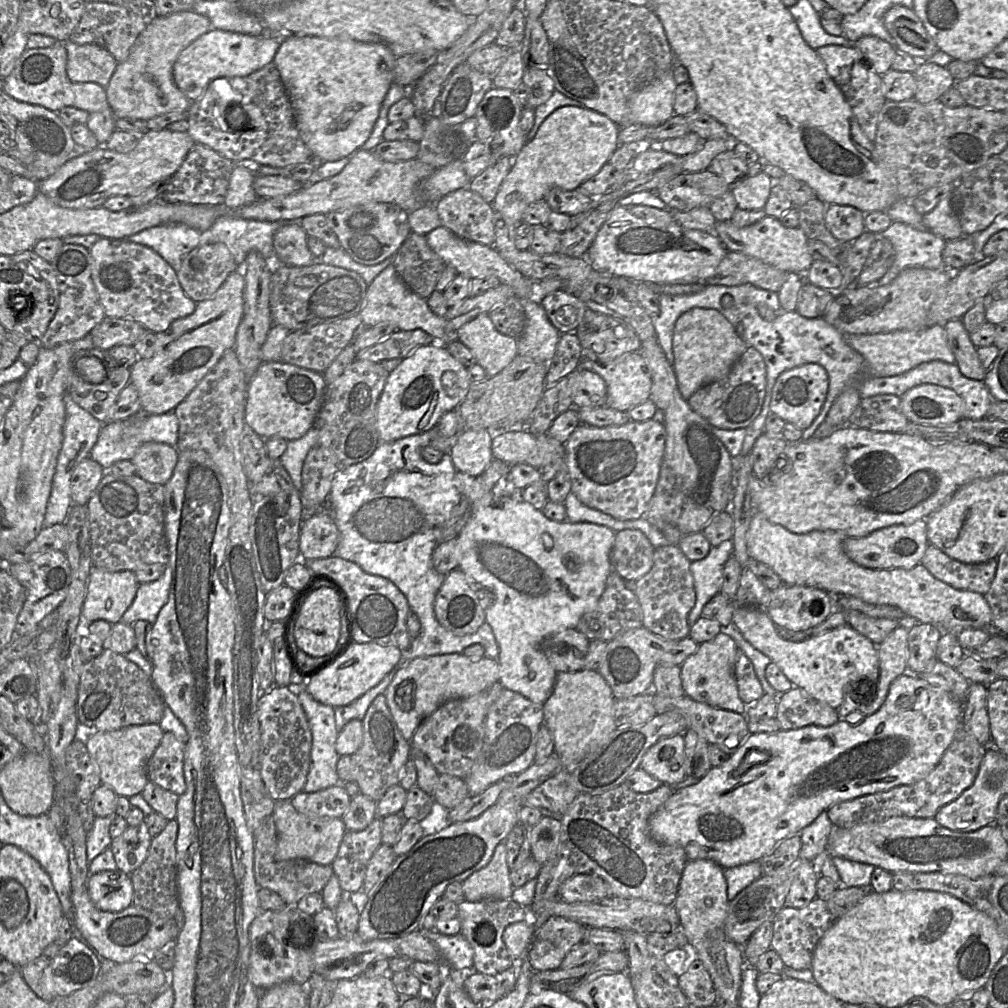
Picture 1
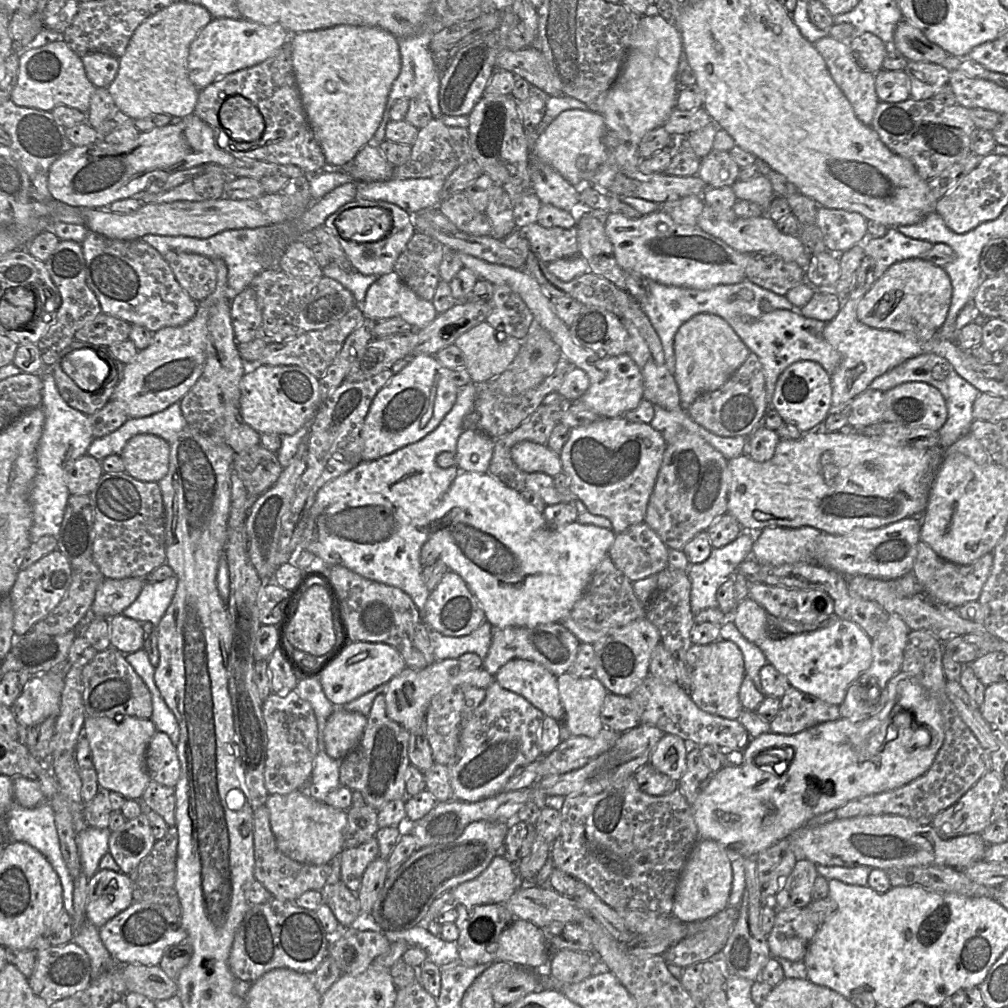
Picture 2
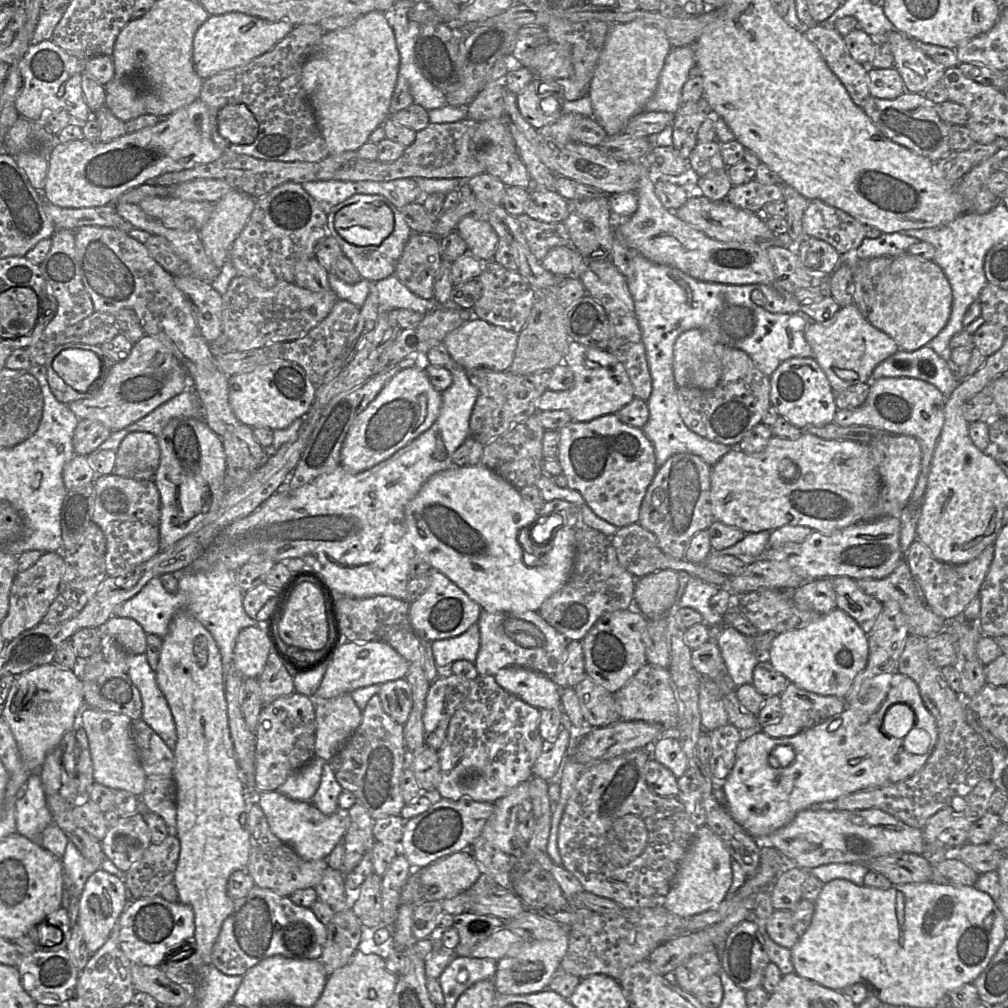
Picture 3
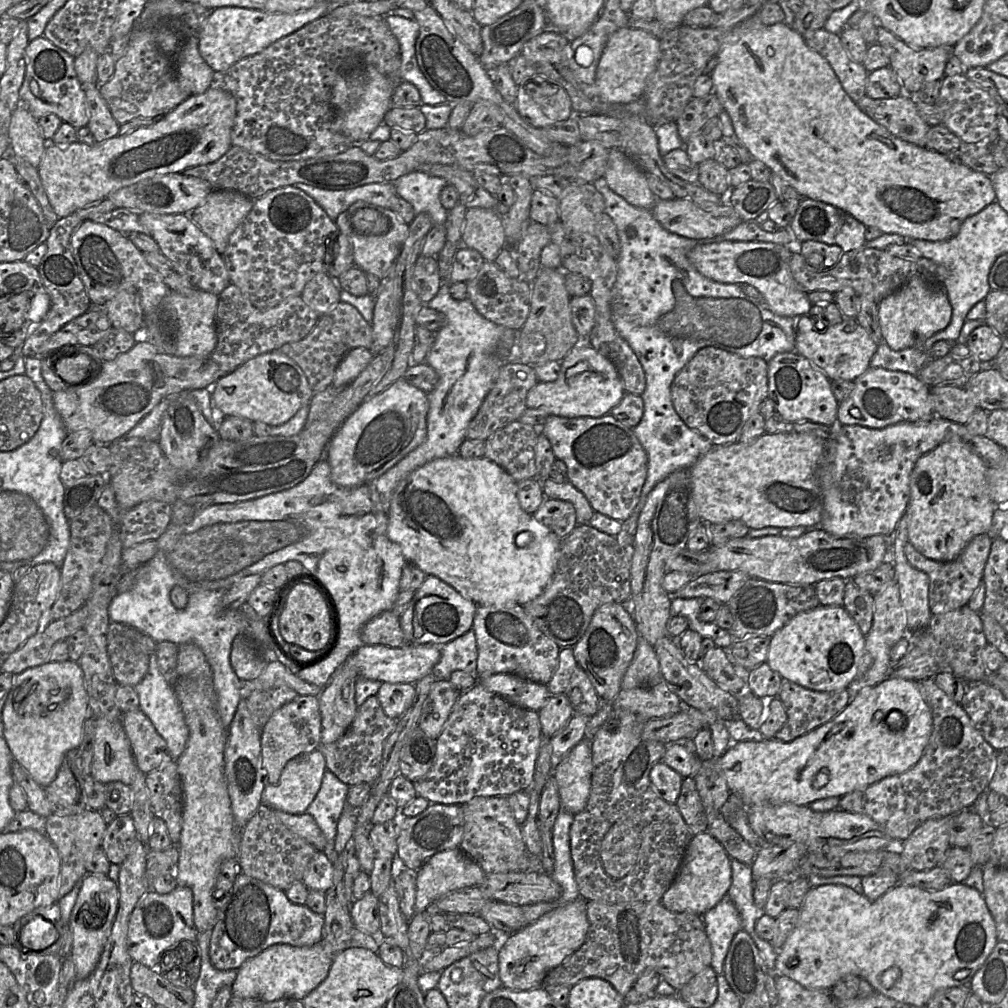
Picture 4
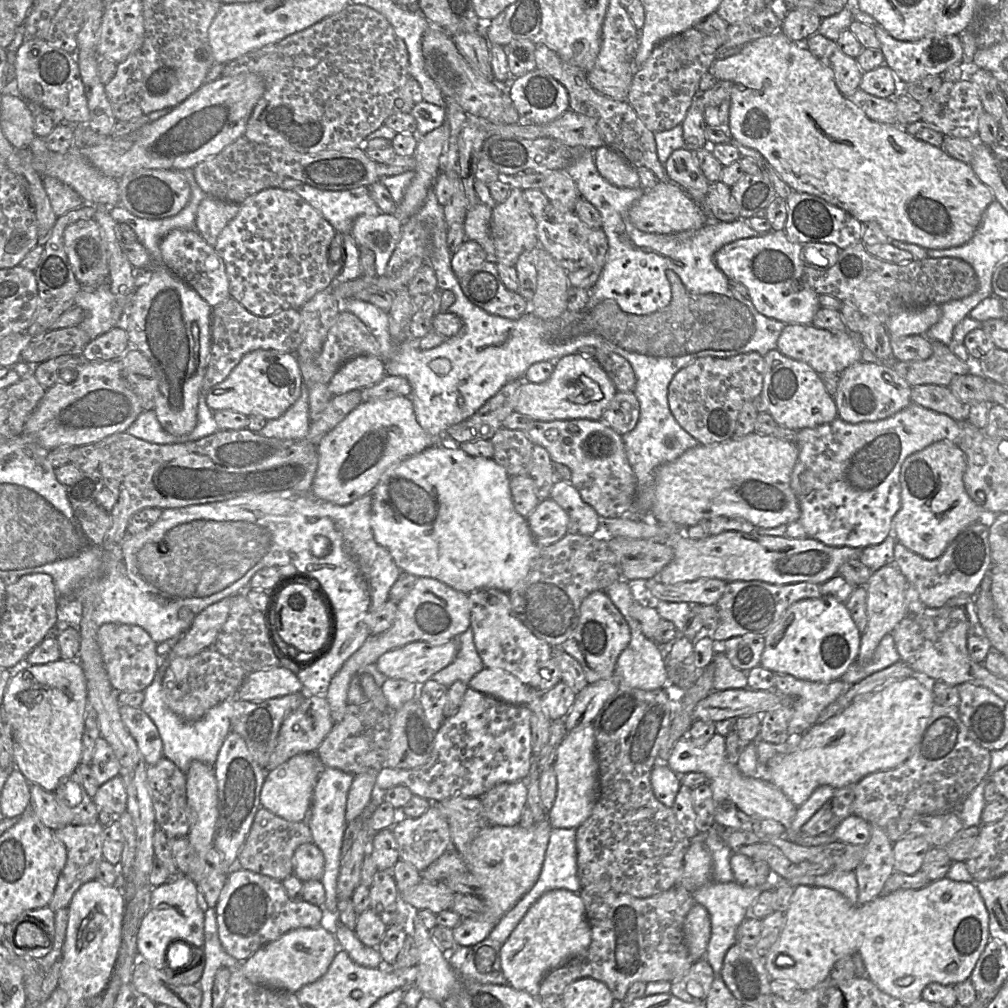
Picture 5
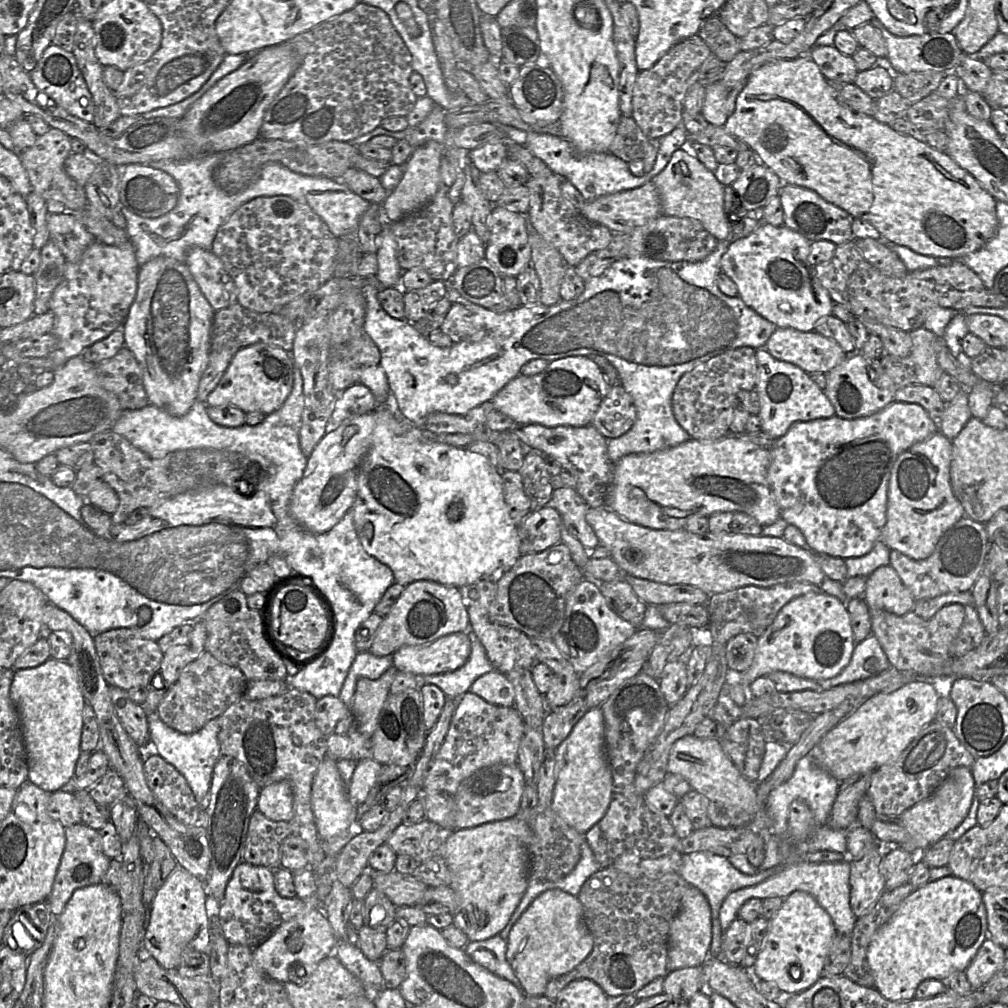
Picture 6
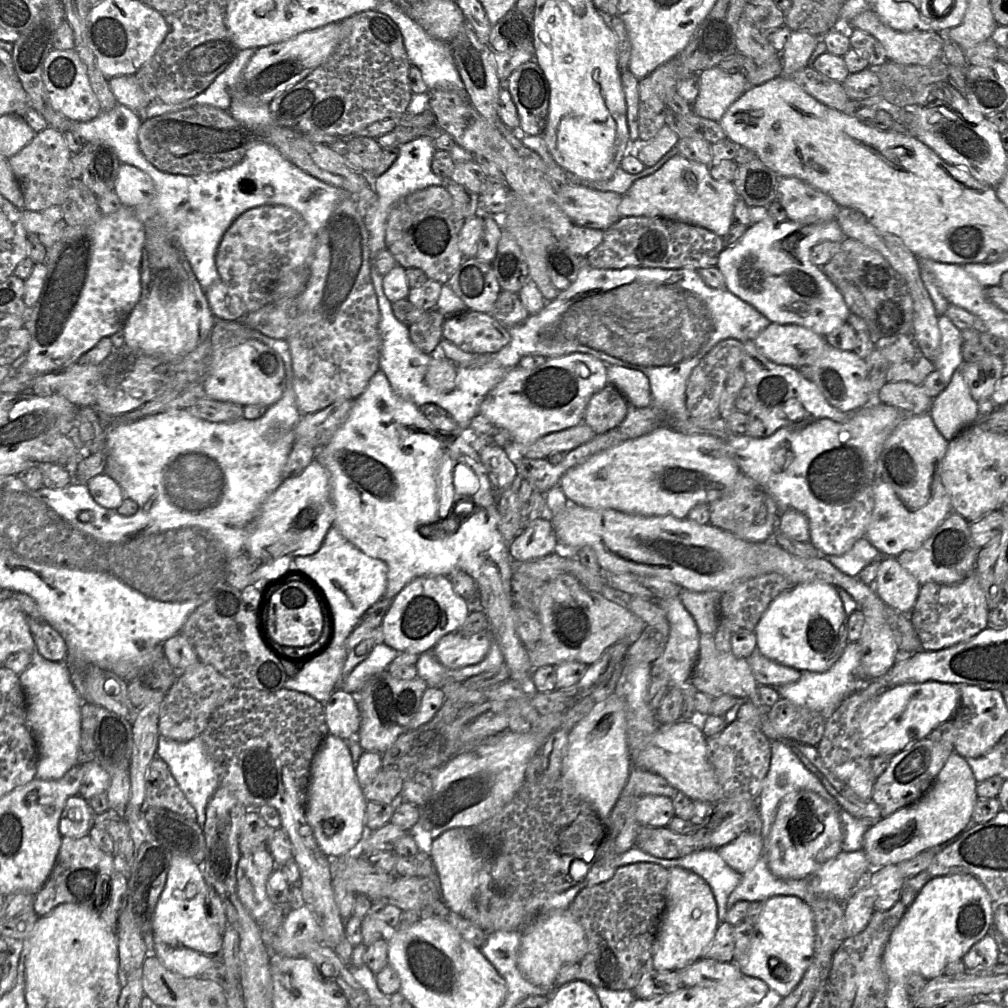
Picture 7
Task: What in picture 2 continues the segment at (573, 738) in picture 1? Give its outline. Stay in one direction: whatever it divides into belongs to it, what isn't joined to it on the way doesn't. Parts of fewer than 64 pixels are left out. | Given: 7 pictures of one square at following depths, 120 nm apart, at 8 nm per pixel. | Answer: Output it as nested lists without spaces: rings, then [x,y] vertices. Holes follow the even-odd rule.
[[[569,673],[558,676],[557,684],[565,711],[565,737],[596,737],[604,729],[601,709],[607,689],[595,676],[577,678]]]

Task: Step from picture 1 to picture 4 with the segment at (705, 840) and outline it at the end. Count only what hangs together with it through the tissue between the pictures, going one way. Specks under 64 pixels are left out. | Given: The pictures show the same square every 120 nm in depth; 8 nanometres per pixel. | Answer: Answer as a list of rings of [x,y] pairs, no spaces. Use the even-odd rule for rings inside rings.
[[[888,677],[869,691],[863,690],[856,694],[837,716],[812,731],[790,742],[774,738],[759,742],[732,742],[720,757],[703,761],[701,771],[706,772],[707,780],[708,772],[723,774],[730,793],[739,796],[746,808],[762,802],[808,806],[819,799],[841,798],[885,777],[906,772],[921,758],[931,733],[931,711],[919,691],[917,681]],[[892,710],[899,710],[905,715],[906,724],[903,729],[891,730],[886,724],[886,716]]]

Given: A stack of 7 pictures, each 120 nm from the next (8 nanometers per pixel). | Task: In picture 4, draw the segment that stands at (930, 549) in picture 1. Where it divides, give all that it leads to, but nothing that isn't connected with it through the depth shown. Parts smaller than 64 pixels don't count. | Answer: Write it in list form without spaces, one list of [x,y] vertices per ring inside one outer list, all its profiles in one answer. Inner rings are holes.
[[[981,533],[973,537],[954,560],[939,562],[922,555],[909,541],[905,544],[904,552],[909,564],[929,578],[928,600],[931,614],[946,613],[968,603],[982,580],[991,545],[989,533]]]

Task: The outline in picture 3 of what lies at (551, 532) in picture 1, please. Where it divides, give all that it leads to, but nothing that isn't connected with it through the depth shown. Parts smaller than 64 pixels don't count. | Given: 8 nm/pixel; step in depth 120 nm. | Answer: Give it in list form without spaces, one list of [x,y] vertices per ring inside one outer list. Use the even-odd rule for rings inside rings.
[[[483,464],[455,467],[431,476],[407,505],[405,519],[409,542],[416,554],[489,613],[537,612],[547,598],[565,585],[572,571],[576,527],[558,528],[546,544],[534,543],[528,556],[518,541],[518,534],[523,528],[536,528],[539,513],[523,499],[519,489]],[[509,666],[494,675],[498,685],[538,709],[561,708],[562,690],[552,678],[535,671]]]

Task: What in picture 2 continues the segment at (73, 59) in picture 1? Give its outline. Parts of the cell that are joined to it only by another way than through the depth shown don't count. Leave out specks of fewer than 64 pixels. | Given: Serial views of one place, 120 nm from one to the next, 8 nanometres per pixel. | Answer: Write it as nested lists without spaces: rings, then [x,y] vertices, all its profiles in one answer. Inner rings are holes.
[[[92,52],[81,56],[87,78],[95,87],[108,87],[115,79],[119,69],[119,58]]]

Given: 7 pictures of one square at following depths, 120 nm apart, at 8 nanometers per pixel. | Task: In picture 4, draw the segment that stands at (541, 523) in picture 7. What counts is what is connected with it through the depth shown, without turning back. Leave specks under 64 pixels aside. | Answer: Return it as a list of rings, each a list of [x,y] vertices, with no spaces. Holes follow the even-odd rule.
[[[545,498],[533,517],[560,539],[564,539],[578,525],[575,508],[568,501]]]

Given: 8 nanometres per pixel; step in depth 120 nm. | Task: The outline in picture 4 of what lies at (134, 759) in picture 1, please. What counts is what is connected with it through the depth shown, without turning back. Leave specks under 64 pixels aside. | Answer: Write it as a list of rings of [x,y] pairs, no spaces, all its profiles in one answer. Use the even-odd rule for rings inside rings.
[[[95,718],[93,760],[90,775],[103,784],[120,781],[130,786],[138,770],[122,720],[110,722],[105,719]]]

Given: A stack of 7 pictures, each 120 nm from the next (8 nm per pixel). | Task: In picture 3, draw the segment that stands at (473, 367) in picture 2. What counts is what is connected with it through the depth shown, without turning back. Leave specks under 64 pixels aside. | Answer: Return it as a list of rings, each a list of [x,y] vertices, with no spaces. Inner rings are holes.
[[[472,317],[450,332],[443,342],[453,361],[465,370],[488,368],[504,372],[509,370],[512,365],[518,341],[519,334]]]

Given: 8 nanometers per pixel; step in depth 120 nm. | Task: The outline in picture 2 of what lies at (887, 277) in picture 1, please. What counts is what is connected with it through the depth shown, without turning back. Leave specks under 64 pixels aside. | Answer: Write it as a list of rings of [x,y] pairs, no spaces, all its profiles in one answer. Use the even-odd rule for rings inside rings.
[[[889,227],[882,237],[869,236],[863,243],[864,253],[875,261],[874,278],[877,280],[894,263],[910,258],[925,259],[926,253],[933,247],[933,243],[927,240],[915,239],[901,233],[895,227]]]

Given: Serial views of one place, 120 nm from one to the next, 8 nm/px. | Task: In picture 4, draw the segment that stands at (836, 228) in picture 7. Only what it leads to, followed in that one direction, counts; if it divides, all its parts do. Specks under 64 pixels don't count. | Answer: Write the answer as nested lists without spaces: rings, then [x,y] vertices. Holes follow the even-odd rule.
[[[721,240],[696,245],[688,258],[705,277],[721,283],[754,286],[764,298],[767,308],[774,314],[798,318],[809,315],[812,303],[807,292],[794,281],[789,262],[792,247],[772,242]]]

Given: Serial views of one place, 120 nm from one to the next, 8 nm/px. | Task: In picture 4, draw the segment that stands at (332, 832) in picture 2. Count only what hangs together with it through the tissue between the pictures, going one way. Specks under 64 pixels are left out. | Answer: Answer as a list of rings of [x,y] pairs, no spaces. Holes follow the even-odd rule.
[[[274,810],[274,812],[279,821],[289,830],[305,839],[317,851],[323,852],[327,845],[327,840],[310,814],[306,812],[300,815],[293,815],[281,810]]]

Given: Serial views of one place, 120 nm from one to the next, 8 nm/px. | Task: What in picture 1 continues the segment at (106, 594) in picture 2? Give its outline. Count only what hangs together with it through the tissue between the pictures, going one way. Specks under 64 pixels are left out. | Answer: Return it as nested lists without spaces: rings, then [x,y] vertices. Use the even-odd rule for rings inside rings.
[[[93,567],[82,614],[91,622],[98,619],[111,624],[121,621],[135,598],[139,584],[133,571],[111,572]]]

